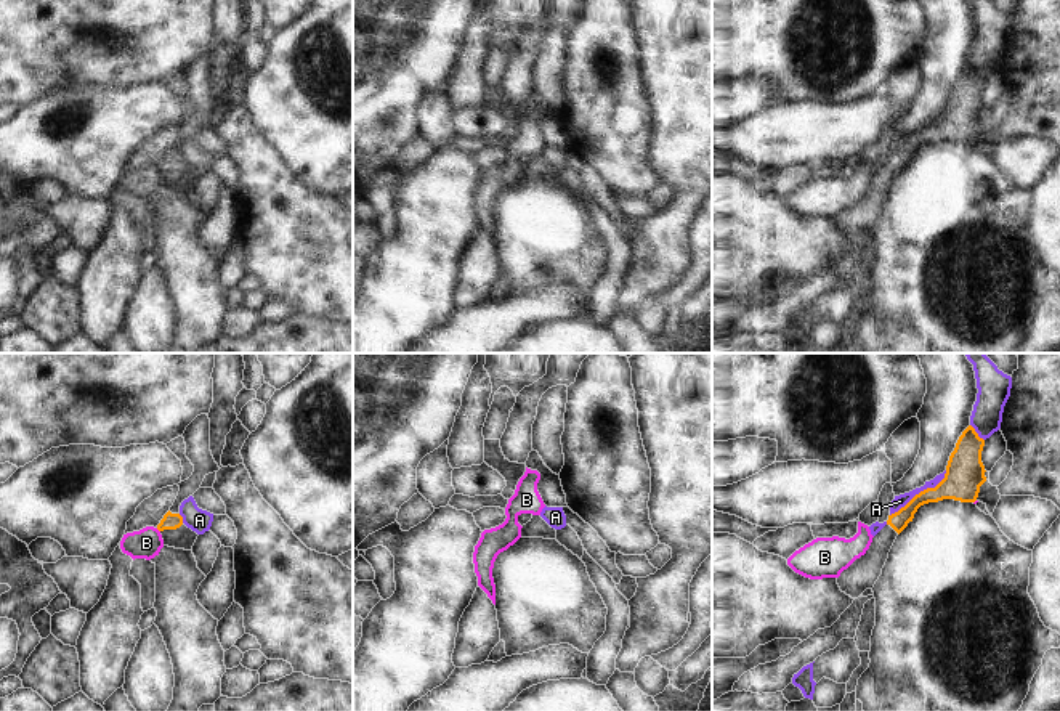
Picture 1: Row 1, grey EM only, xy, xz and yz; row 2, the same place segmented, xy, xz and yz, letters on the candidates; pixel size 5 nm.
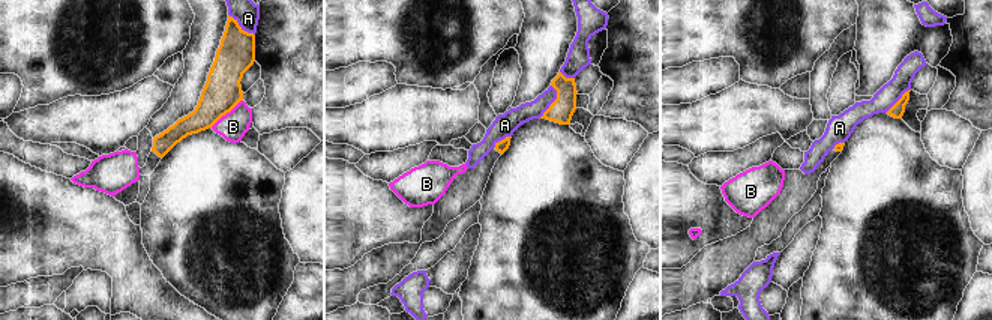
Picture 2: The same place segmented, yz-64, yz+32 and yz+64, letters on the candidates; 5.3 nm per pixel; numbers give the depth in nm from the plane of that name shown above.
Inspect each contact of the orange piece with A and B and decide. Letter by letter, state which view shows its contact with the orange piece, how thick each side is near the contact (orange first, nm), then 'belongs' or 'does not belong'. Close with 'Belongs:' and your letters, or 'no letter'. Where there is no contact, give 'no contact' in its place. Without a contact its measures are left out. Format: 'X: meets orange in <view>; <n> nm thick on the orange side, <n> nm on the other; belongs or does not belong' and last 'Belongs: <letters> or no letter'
A: meets orange in yz; 190 nm thick on the orange side, 70 nm on the other; does not belong
B: no contact; does not belong
Belongs: no letter

